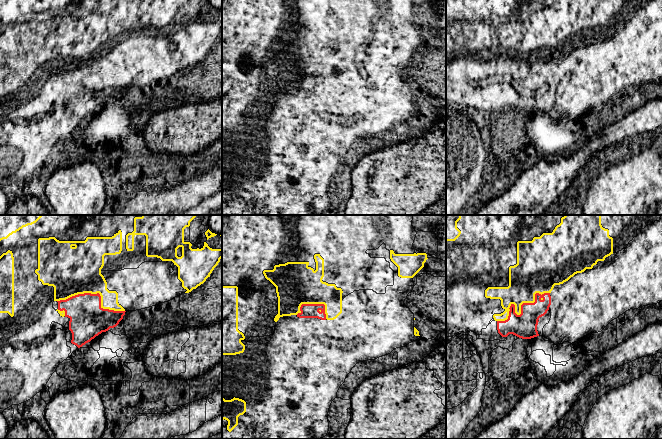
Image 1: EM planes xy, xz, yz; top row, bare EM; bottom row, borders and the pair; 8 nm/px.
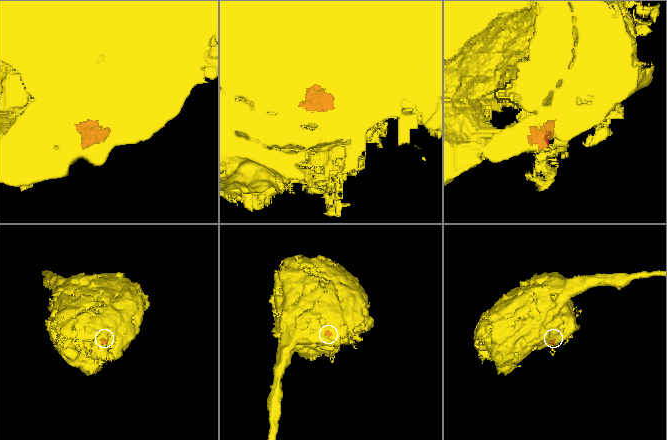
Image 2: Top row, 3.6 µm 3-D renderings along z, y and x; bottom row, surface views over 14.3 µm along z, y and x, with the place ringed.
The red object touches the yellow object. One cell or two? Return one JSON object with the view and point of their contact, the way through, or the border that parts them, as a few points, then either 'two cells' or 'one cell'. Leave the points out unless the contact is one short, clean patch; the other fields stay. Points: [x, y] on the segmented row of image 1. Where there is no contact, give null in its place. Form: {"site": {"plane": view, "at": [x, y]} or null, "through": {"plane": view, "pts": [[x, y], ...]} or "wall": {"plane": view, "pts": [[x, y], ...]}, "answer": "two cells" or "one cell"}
{"site": {"plane": "yz", "at": [521, 311]}, "answer": "two cells"}

